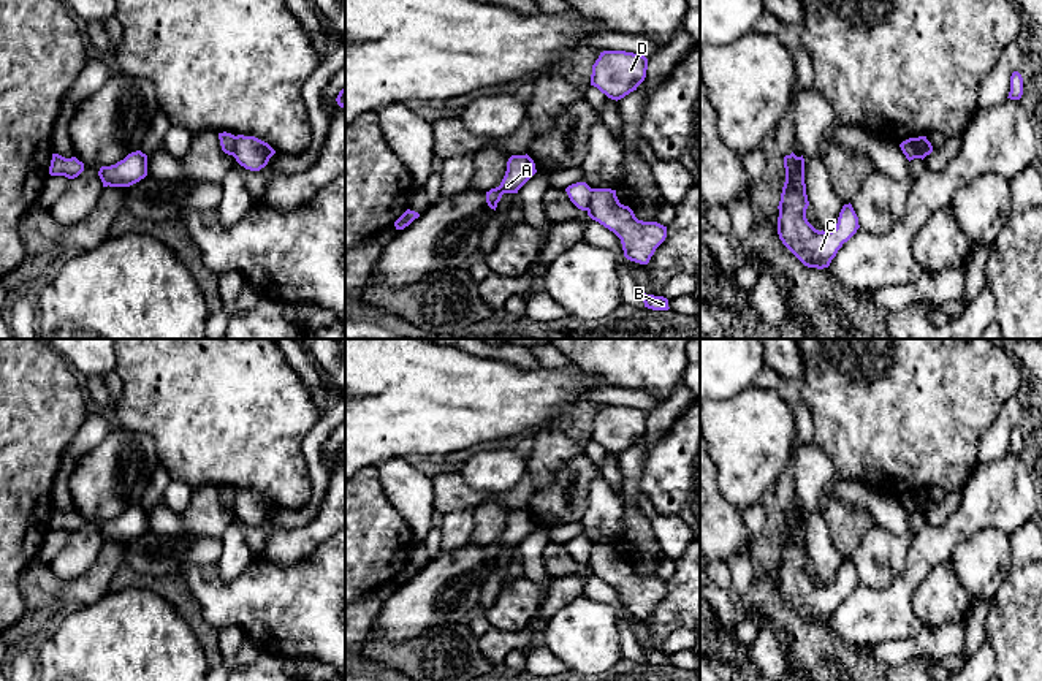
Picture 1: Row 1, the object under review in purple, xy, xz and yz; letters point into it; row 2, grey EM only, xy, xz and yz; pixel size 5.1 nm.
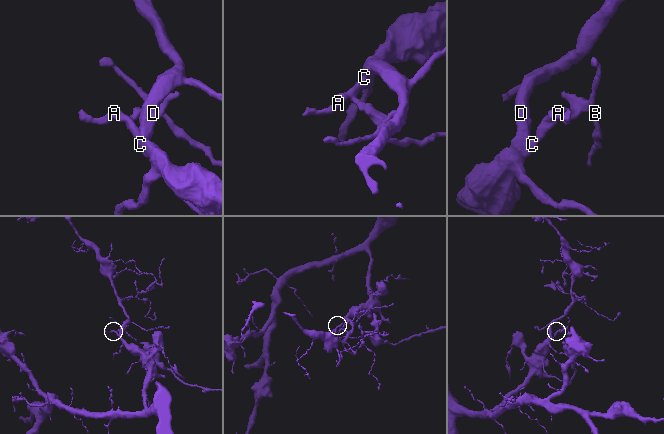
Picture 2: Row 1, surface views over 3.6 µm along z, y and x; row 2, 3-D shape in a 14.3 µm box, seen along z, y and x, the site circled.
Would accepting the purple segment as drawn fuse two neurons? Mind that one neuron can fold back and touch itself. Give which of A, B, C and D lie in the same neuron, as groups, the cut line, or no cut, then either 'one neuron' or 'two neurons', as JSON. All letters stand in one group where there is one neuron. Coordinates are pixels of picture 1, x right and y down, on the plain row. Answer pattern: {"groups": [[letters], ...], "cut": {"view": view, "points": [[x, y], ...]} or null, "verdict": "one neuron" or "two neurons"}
{"groups": [["A", "C", "D"], ["B"]], "cut": {"view": "xz", "points": [[594, 544], [586, 564]]}, "verdict": "two neurons"}

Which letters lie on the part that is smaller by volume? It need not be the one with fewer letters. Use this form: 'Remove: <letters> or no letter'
Remove: B

